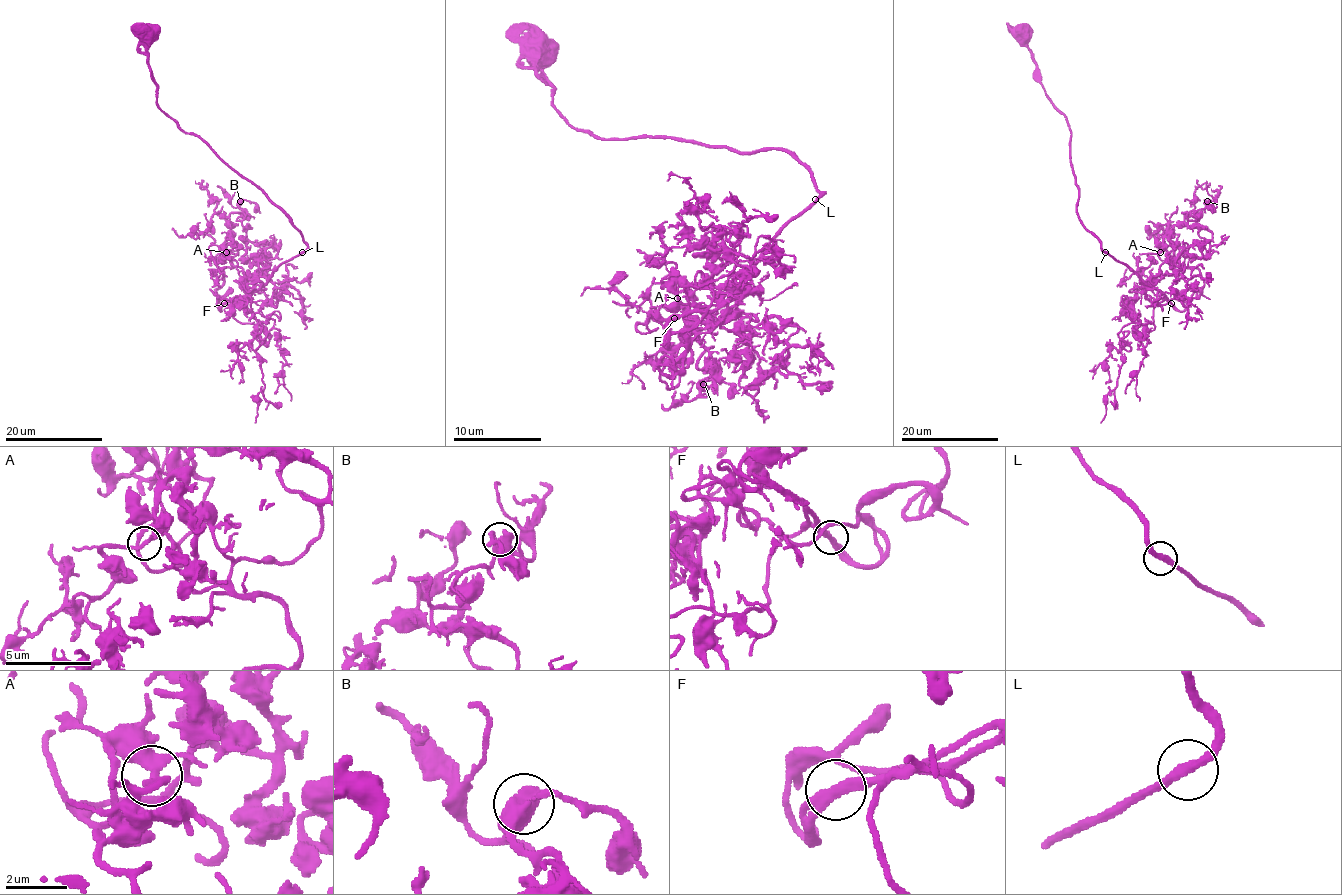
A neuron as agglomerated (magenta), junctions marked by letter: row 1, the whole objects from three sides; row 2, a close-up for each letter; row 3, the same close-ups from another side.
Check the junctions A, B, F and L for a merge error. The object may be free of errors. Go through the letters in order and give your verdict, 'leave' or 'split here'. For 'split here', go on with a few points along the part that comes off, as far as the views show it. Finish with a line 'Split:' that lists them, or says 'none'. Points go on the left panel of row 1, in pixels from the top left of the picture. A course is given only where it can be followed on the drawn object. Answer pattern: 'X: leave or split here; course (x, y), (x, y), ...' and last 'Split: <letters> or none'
A: leave
B: leave
F: leave
L: leave
Split: none

